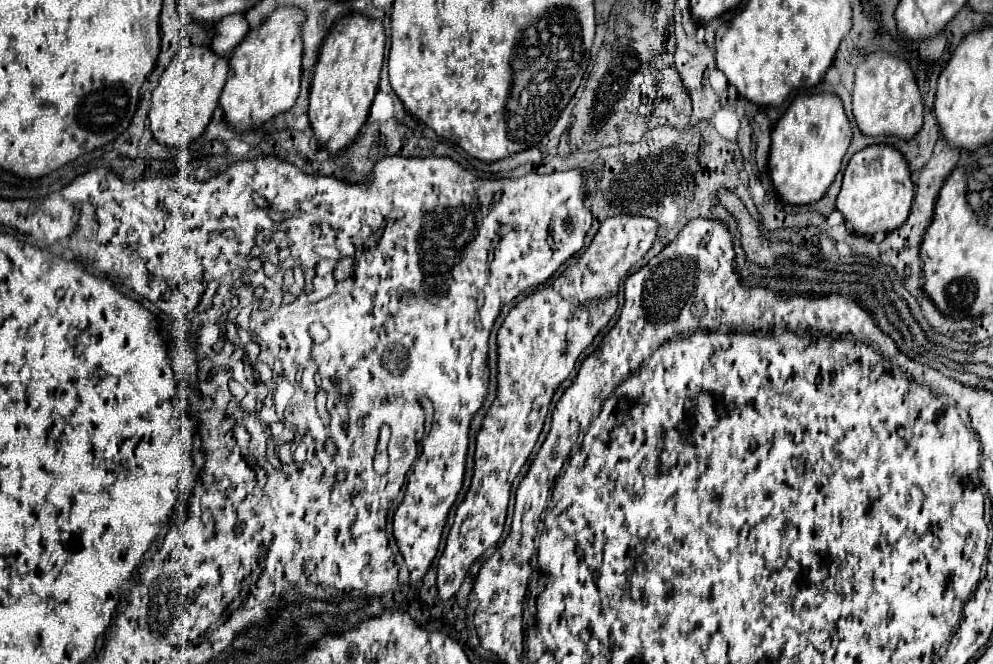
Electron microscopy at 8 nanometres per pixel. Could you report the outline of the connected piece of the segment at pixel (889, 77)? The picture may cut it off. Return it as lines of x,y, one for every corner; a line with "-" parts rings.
883,49
867,53
855,69
853,115
863,135
895,135
911,139
923,125
923,101
909,63
891,53
883,53

